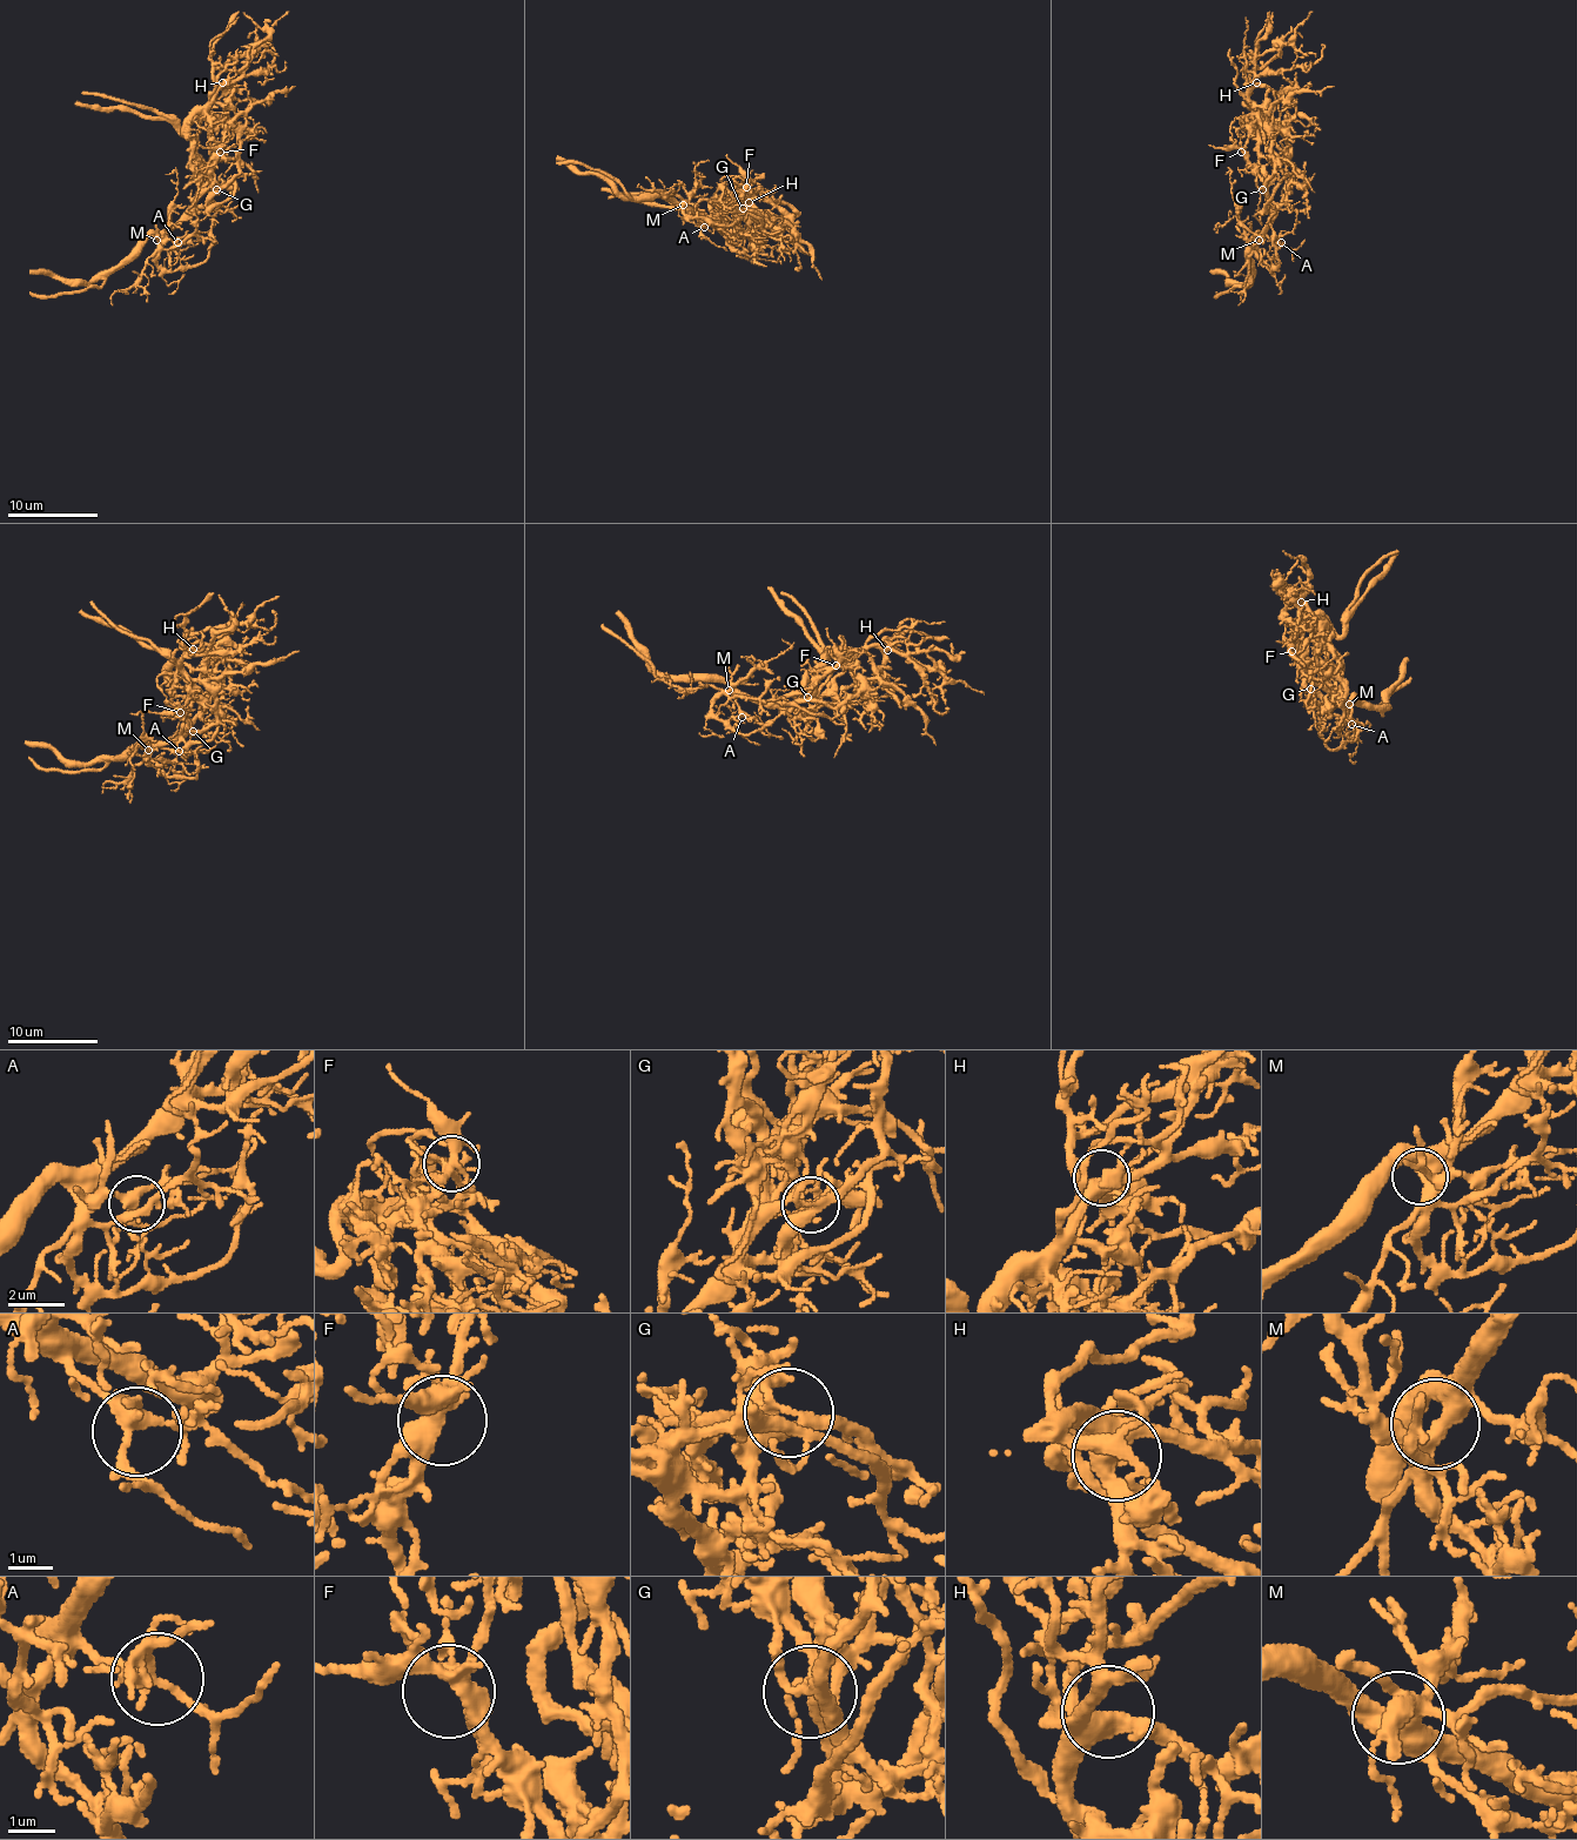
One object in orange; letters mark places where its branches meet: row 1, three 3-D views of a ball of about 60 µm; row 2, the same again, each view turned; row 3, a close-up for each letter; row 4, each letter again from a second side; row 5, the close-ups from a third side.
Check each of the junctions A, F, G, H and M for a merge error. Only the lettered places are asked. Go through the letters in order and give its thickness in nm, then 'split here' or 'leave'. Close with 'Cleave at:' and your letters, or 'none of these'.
A: 280 nm | leave
F: 320 nm | leave
G: 240 nm | split here
H: 440 nm | leave
M: 400 nm | leave
Cleave at: G

